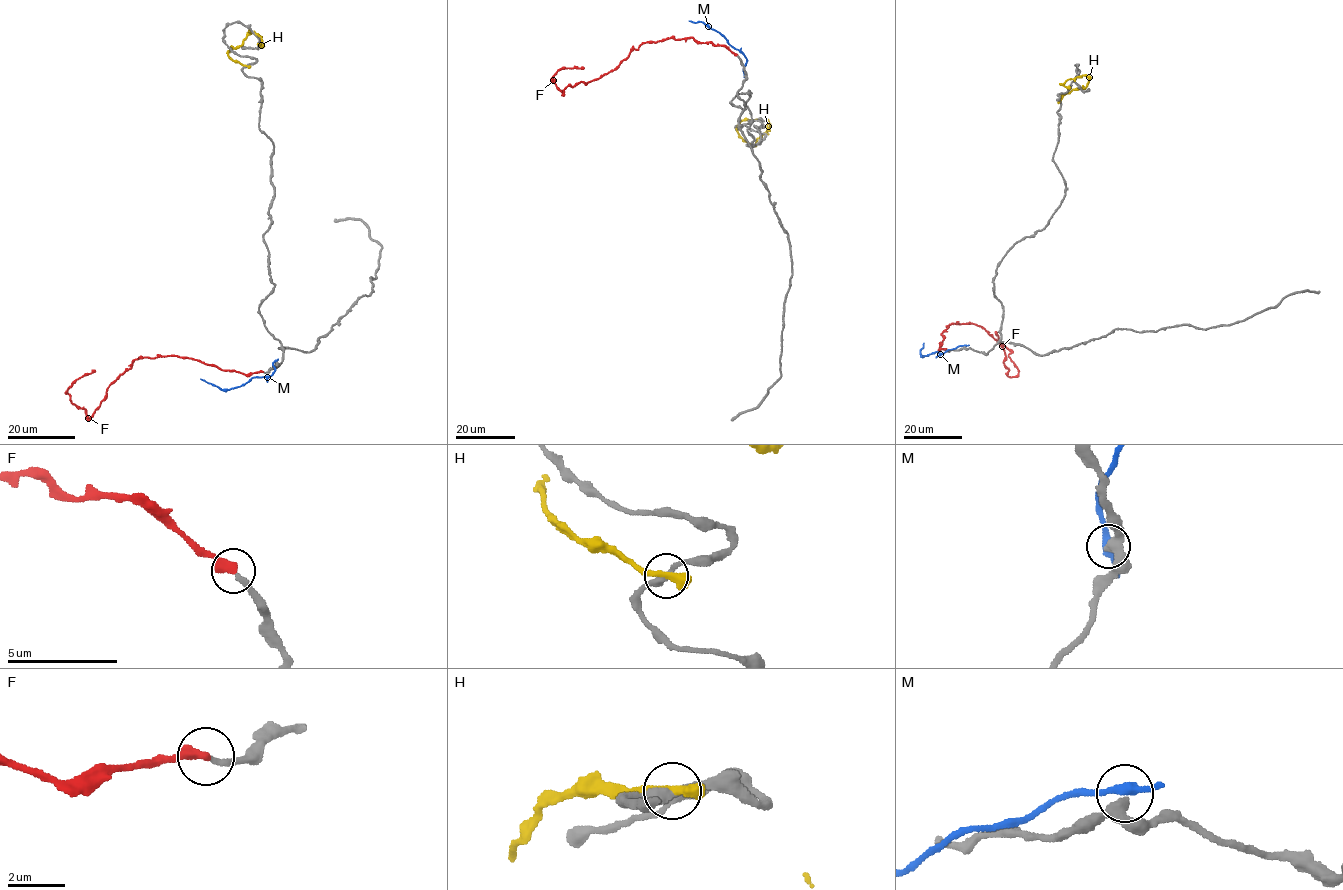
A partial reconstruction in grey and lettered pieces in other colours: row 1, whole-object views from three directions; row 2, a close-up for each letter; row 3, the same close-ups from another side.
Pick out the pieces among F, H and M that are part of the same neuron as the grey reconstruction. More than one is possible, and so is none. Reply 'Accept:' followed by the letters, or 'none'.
Accept: none

